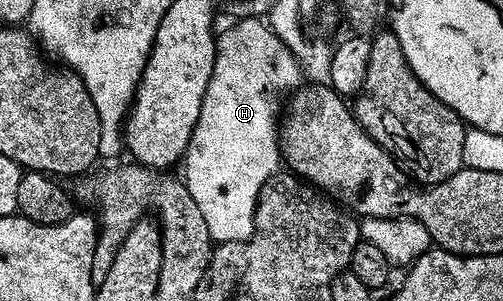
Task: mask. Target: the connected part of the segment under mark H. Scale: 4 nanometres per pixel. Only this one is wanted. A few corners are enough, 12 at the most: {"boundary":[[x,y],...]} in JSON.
{"boundary":[[234,21],[184,156],[215,244],[254,232],[280,167],[278,94],[303,82],[262,21]]}

